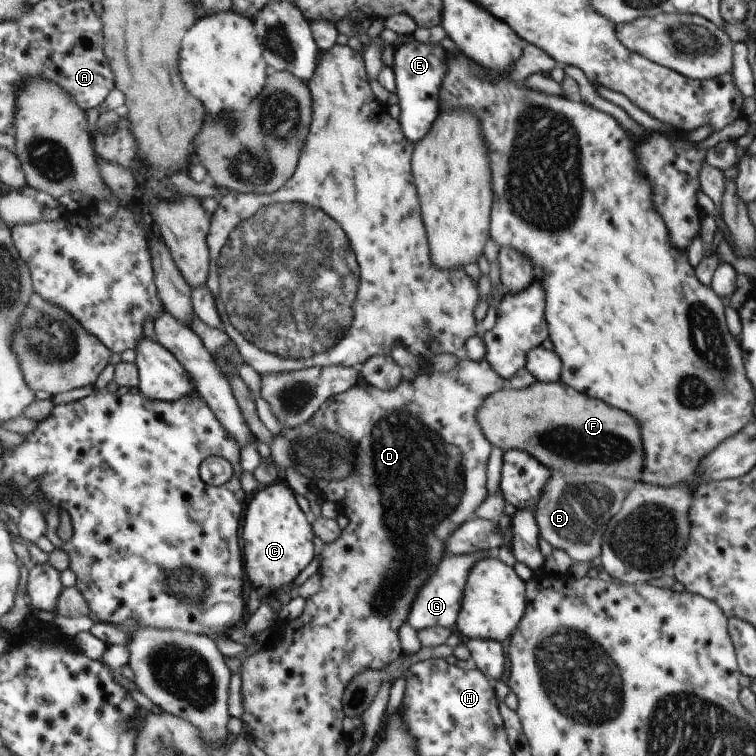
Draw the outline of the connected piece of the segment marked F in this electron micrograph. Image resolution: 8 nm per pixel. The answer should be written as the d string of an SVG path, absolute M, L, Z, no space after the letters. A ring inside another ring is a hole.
M560 380L554 383L535 381L522 389L505 387L485 399L477 414L484 435L495 448L515 449L535 457L545 468L573 474L619 476L625 480L639 481L644 466L643 431L639 424L625 412L605 404L605 401L577 392Z

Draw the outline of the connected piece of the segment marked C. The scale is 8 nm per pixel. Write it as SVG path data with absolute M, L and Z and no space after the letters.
M280 480L261 486L250 495L242 535L245 537L245 568L249 572L246 578L250 580L251 586L265 593L287 585L311 562L311 526L299 510L293 492Z

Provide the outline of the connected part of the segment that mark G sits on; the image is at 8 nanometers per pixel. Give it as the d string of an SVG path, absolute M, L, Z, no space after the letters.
M477 550L477 552L463 555L445 554L437 565L436 571L433 572L428 580L425 580L424 584L421 584L421 588L419 588L419 592L417 592L417 596L415 596L415 600L411 602L406 618L407 622L409 622L409 626L416 631L427 627L451 629L452 625L456 622L459 612L463 588L465 588L465 583L467 582L469 568L471 568L477 560L487 558L487 556L491 555L491 552L485 552L485 550Z

